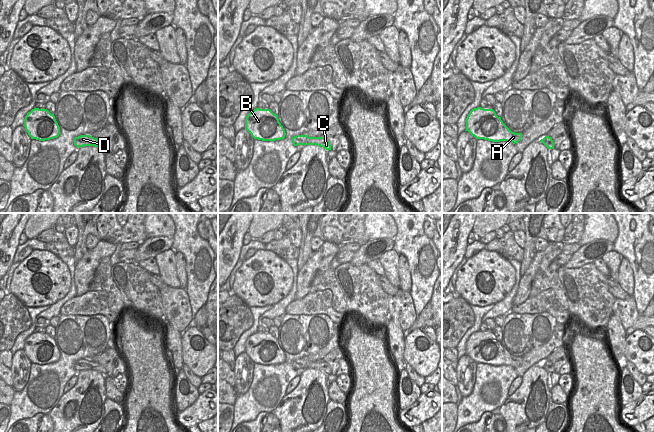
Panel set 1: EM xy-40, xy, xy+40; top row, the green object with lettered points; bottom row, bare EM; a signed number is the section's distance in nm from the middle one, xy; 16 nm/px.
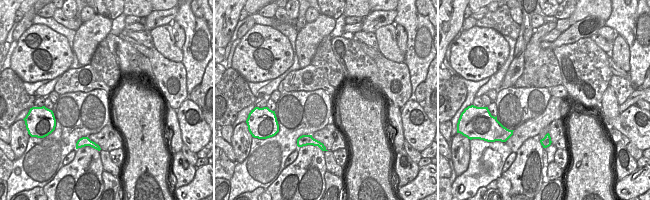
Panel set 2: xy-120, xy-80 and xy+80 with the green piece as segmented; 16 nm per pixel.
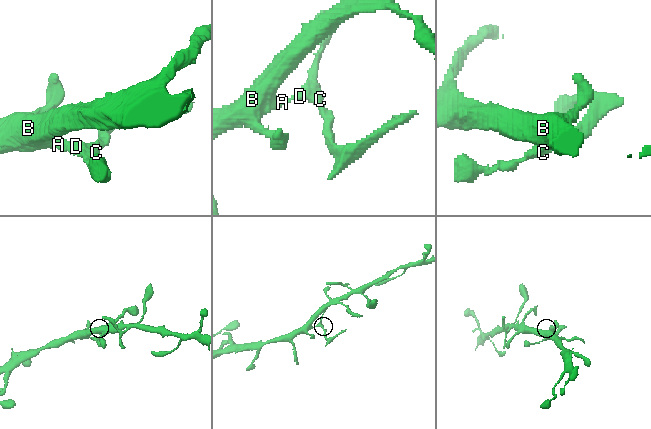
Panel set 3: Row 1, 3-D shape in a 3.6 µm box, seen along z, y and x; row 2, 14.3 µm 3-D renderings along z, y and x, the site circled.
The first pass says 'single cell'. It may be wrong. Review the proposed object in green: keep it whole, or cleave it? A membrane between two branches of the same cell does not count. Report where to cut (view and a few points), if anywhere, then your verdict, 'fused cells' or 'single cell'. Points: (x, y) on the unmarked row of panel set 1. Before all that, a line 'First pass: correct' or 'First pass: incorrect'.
First pass: incorrect
cut xy (294, 361), (292, 364); fused cells

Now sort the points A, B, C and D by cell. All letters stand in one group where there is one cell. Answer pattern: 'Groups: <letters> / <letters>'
Groups: A B / C D.

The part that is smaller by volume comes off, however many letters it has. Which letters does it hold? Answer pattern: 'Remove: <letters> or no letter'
Remove: C, D

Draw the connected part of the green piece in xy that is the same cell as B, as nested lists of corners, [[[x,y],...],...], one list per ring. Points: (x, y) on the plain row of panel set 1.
[[[256,332],[245,343],[245,353],[254,363],[275,365],[285,362],[285,354],[279,346],[278,339],[270,333]]]

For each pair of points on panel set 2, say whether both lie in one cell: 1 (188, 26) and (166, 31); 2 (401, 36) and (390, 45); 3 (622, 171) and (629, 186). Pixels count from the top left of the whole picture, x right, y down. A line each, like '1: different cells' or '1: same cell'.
1: different cells
2: different cells
3: different cells

